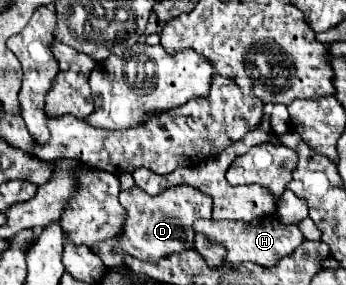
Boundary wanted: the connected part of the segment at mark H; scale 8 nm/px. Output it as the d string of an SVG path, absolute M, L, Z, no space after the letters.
M270 216L254 220L250 224L232 222L232 220L196 220L194 230L200 234L206 234L212 242L224 244L228 248L226 260L230 264L254 262L254 264L260 264L262 268L274 268L274 264L278 264L280 258L290 256L304 242L304 236L298 230L298 226L282 226Z

